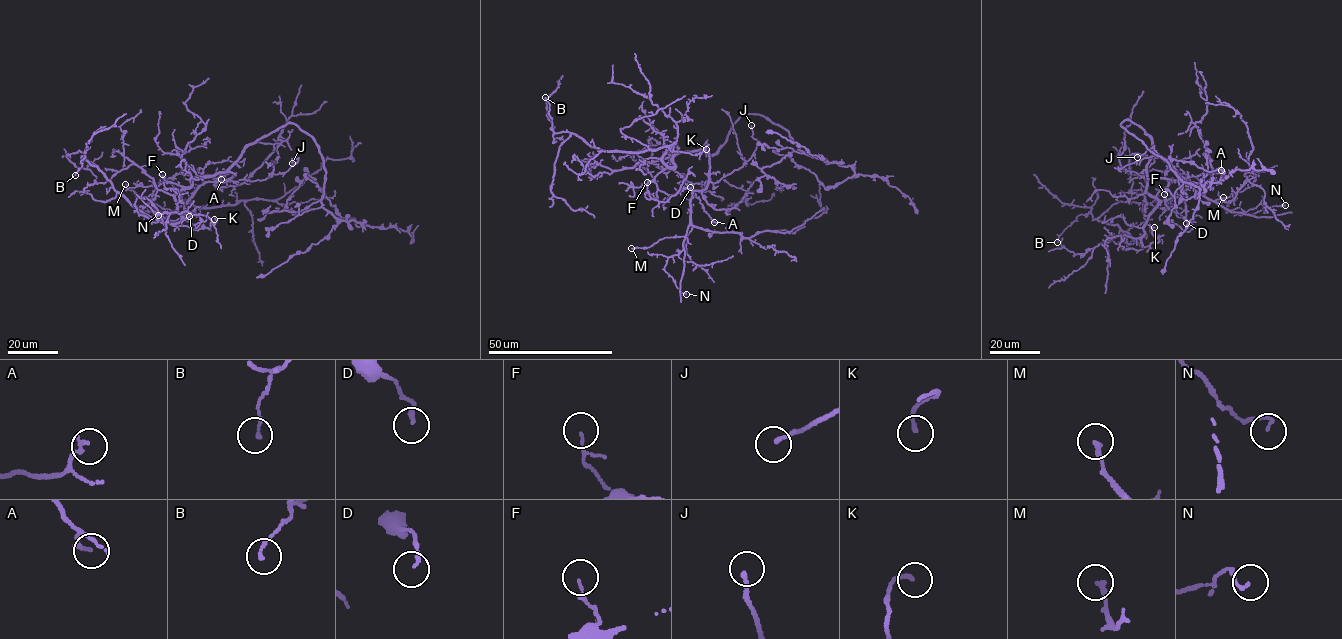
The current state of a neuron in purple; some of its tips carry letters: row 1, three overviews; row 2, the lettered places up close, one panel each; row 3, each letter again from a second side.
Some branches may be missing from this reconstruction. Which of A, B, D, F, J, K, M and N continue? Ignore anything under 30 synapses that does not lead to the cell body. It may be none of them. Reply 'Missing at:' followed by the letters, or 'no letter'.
Missing at: no letter

